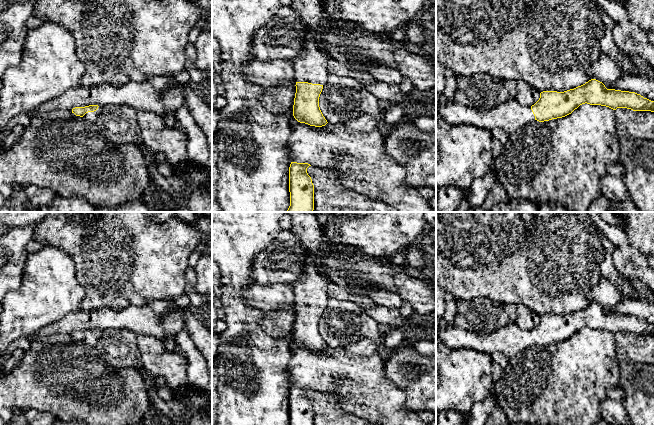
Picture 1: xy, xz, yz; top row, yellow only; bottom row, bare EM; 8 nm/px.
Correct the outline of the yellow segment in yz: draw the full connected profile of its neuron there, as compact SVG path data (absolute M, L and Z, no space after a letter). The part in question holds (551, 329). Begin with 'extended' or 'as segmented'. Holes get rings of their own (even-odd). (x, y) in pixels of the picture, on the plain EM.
extended; M591 303L564 316L543 315L531 331L519 327L515 322L491 333L474 333L456 325L444 325L436 332L436 339L450 349L467 348L488 355L500 352L512 358L534 344L544 346L565 341L585 327L613 334L627 332L654 336L654 325L635 316L607 313L602 306Z

